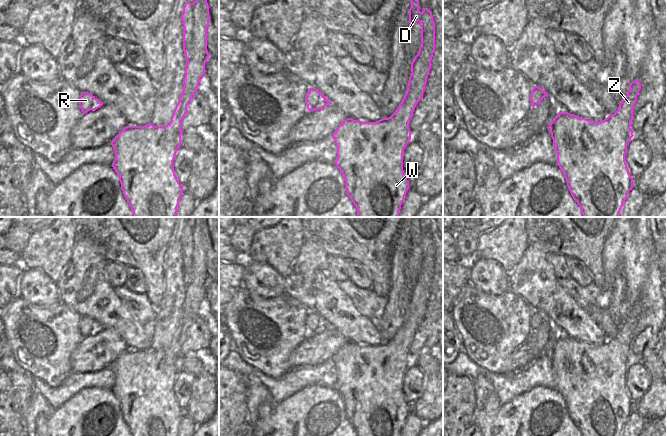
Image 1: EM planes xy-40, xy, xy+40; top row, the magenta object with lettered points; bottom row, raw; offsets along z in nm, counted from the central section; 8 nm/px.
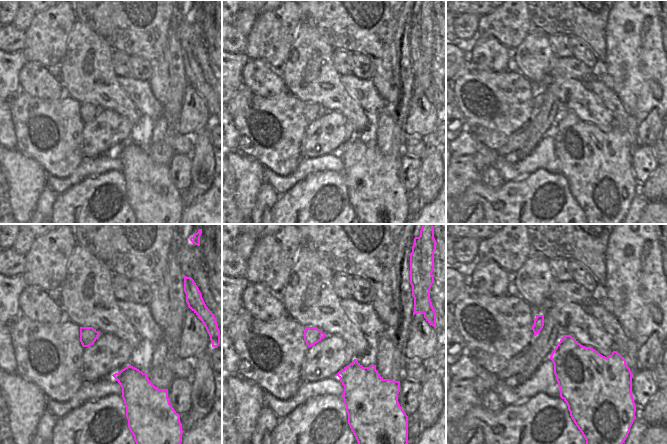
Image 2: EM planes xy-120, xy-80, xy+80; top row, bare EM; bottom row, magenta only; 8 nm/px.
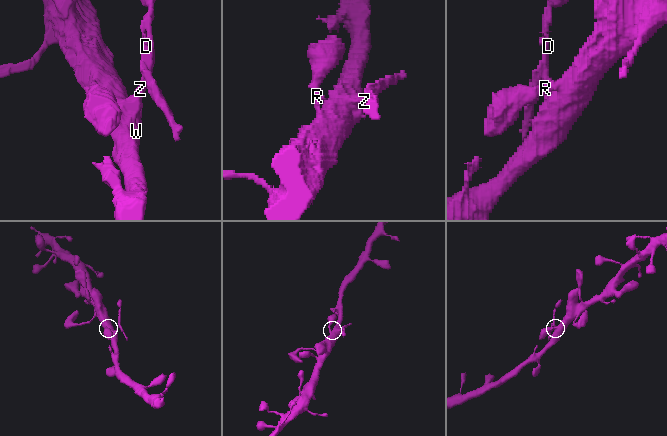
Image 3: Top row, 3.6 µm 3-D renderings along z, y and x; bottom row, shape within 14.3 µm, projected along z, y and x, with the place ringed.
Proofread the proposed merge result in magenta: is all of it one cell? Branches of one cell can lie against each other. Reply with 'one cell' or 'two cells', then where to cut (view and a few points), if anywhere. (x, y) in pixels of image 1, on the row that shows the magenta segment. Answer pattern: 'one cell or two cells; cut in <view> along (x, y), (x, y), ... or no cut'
two cells; cut in xy+40 along (609, 115), (615, 115), (622, 119), (629, 127)

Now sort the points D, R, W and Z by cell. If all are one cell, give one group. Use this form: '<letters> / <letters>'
D Z / R W

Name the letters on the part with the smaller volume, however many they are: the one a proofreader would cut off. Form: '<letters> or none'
D, Z

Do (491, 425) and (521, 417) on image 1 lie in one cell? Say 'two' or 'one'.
one

